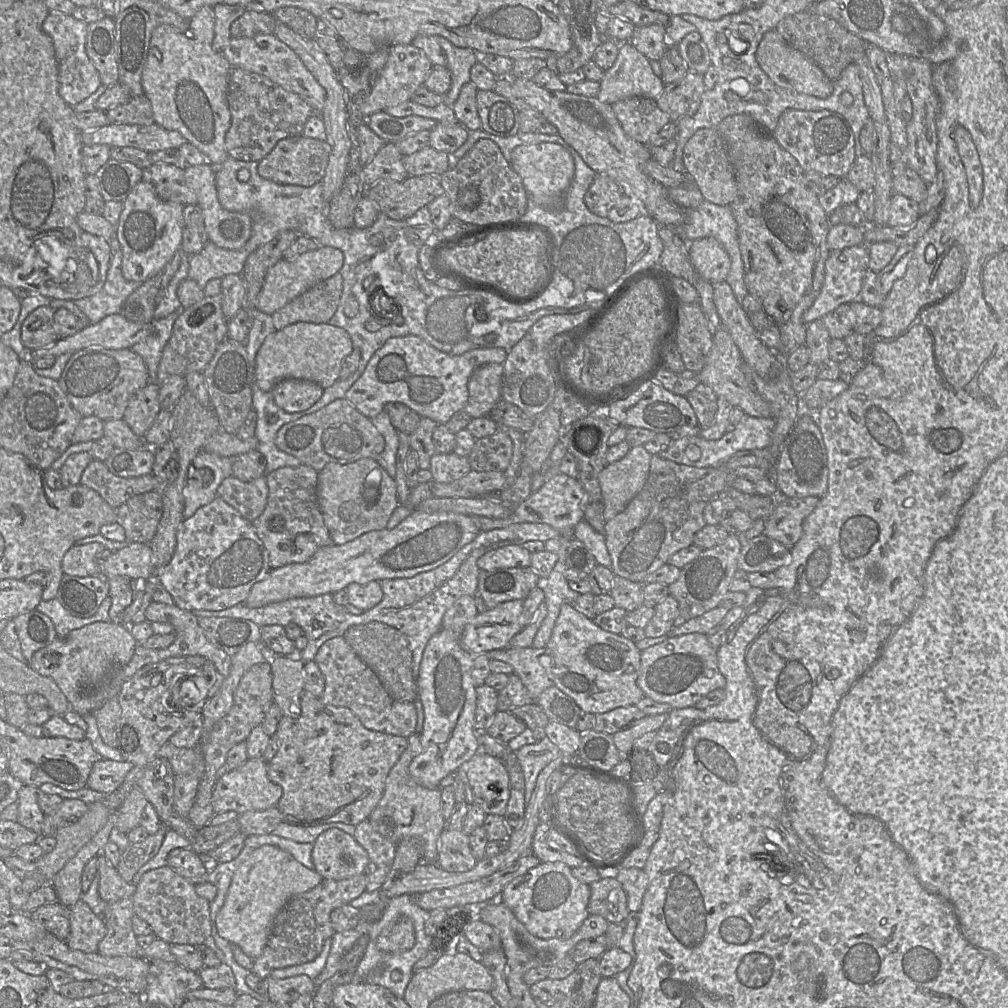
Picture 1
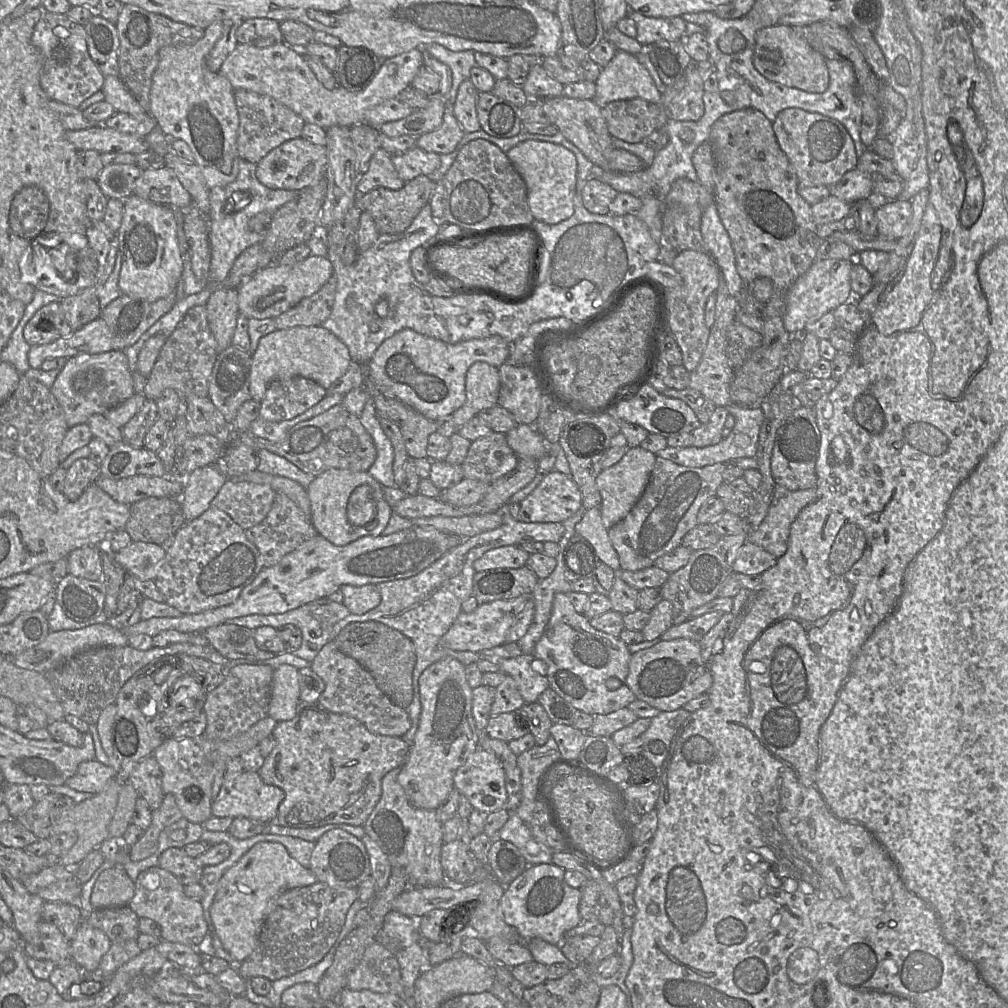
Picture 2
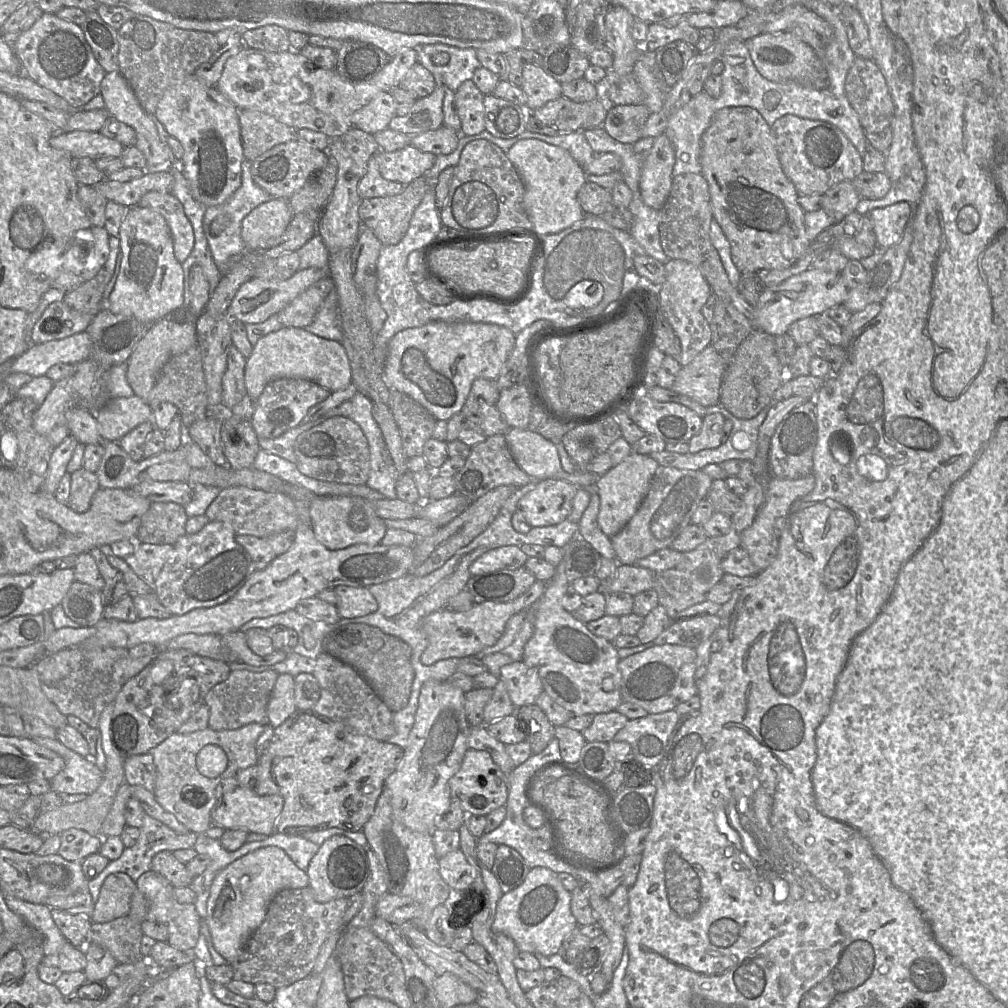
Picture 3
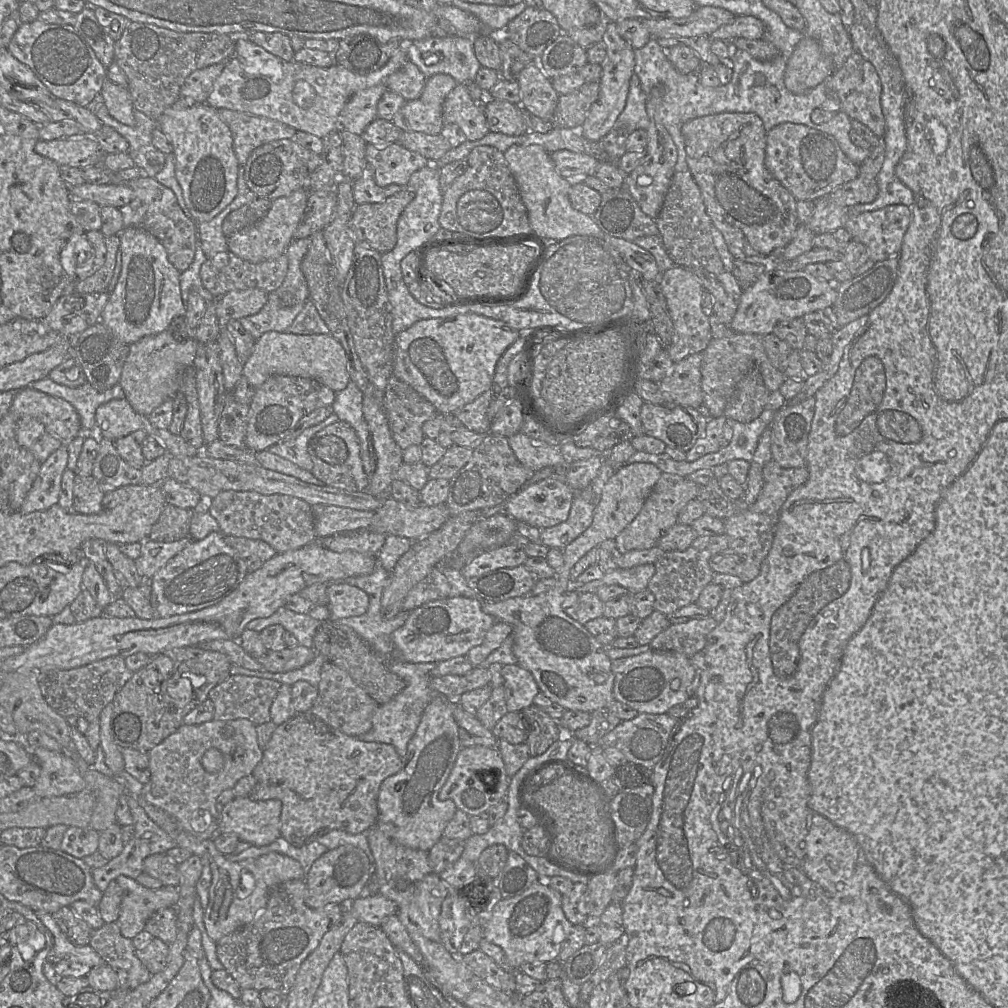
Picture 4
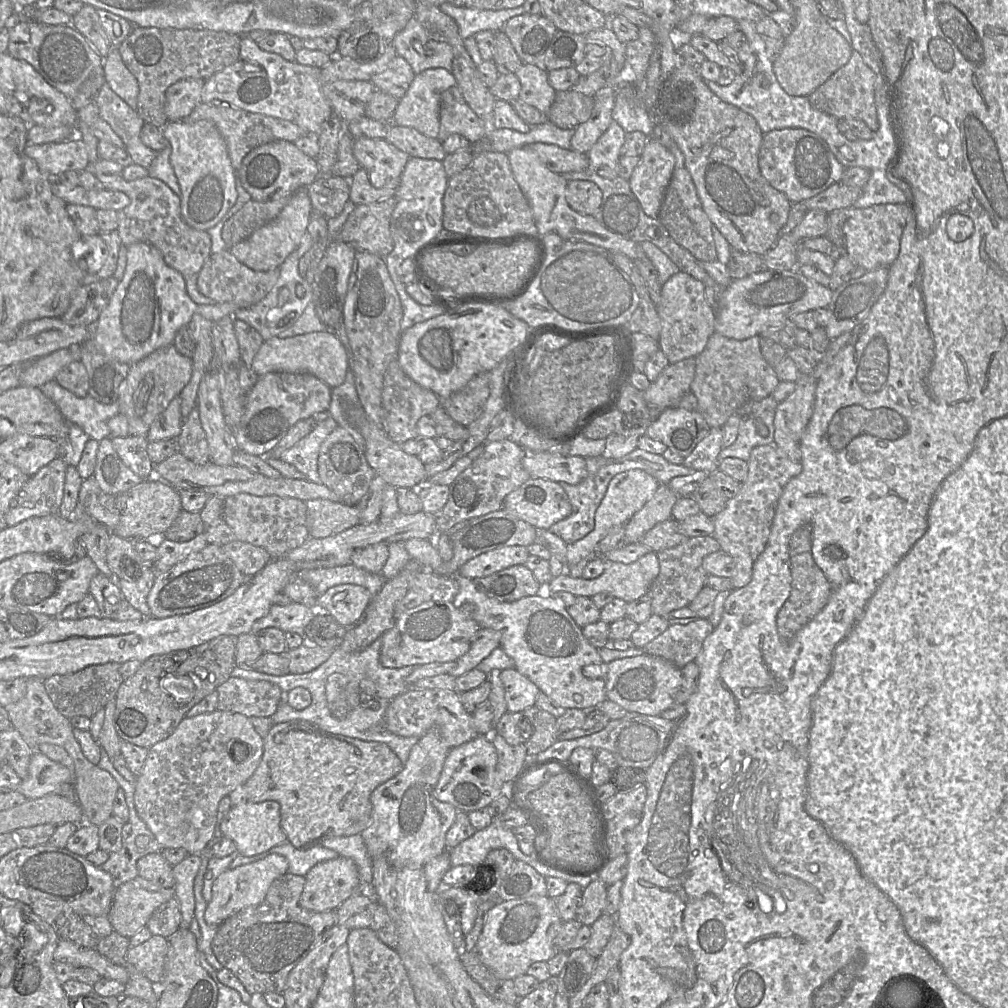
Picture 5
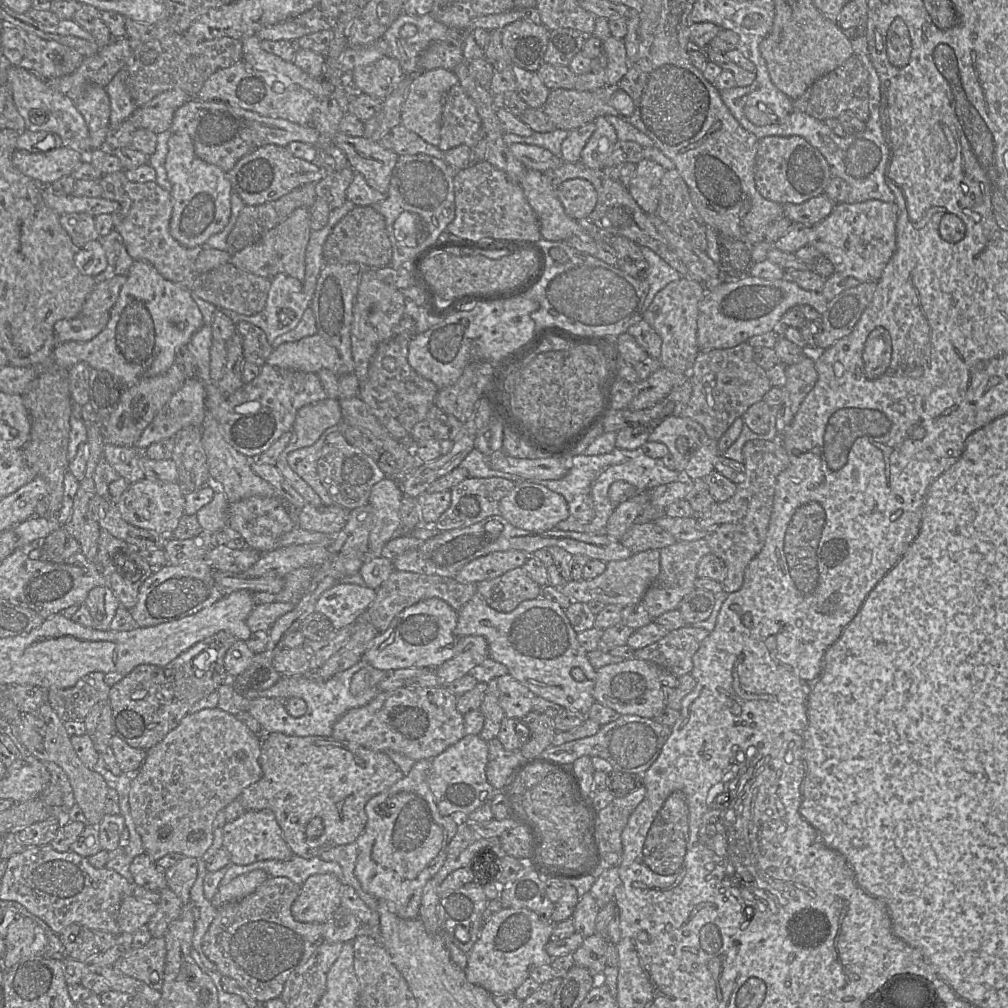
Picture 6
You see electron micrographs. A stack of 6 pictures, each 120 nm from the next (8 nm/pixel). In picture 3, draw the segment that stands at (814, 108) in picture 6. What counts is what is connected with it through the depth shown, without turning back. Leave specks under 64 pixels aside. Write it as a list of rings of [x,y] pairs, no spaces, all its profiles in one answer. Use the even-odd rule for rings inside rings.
[[[856,57],[845,79],[845,94],[857,112],[866,133],[880,134],[889,127],[894,114],[894,103],[885,78],[873,60]]]

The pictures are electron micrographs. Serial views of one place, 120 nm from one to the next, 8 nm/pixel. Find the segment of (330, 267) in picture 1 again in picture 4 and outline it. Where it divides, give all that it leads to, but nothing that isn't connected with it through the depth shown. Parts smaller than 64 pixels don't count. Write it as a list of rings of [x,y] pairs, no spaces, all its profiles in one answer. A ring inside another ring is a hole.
[[[251,288],[233,290],[217,298],[216,315],[222,323],[257,314],[267,303],[269,293]]]

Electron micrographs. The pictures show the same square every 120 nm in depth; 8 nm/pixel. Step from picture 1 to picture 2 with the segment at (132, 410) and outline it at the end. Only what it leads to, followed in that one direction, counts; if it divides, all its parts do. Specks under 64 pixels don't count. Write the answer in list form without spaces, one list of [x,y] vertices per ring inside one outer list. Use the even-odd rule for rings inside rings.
[[[145,399],[140,410],[123,426],[123,441],[134,448],[144,447],[146,433],[157,419],[156,401]]]

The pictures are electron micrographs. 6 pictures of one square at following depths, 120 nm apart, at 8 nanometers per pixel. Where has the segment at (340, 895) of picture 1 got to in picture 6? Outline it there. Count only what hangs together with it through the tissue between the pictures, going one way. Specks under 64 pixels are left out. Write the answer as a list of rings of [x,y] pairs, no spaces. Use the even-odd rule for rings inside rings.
[[[269,877],[253,893],[216,908],[217,914],[202,939],[202,950],[217,966],[217,972],[234,979],[259,1004],[280,997],[290,974],[324,942],[324,923],[299,922],[292,916],[291,907],[300,891],[301,886],[286,877]]]

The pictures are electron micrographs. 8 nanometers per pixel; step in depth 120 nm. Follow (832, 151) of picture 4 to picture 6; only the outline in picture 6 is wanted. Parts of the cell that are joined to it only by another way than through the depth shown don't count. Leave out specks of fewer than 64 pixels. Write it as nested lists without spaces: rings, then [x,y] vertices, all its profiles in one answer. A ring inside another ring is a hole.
[[[767,136],[760,140],[756,155],[755,183],[767,200],[800,204],[822,193],[832,178],[825,157],[801,136]]]

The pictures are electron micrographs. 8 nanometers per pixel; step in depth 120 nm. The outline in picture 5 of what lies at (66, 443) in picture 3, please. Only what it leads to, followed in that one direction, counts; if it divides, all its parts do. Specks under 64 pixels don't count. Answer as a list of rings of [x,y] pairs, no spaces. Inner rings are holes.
[[[57,456],[43,466],[19,490],[6,514],[7,526],[14,526],[32,517],[58,514],[68,464]]]

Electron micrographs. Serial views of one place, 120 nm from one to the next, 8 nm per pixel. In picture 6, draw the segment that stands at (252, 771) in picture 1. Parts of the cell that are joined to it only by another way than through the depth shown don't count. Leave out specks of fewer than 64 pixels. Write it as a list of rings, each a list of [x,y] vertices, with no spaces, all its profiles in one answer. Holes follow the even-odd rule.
[[[270,809],[245,811],[237,819],[226,822],[223,827],[223,848],[227,851],[231,863],[240,866],[263,860],[287,861],[294,855]]]

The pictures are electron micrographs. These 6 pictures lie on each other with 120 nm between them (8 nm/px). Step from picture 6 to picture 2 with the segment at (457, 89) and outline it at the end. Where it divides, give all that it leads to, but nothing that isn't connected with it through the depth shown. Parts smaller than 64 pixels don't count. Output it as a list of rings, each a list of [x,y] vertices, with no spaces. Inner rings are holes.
[[[470,79],[464,80],[458,89],[455,102],[449,109],[466,133],[481,130],[477,116],[478,93]]]

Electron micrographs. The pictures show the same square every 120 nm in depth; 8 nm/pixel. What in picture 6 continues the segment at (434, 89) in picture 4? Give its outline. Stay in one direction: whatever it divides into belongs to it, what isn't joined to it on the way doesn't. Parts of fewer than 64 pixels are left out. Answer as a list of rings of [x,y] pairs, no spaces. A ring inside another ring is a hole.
[[[437,68],[421,72],[409,84],[401,111],[401,125],[419,135],[427,143],[438,146],[444,97],[450,88],[457,84],[457,76],[450,70]]]

